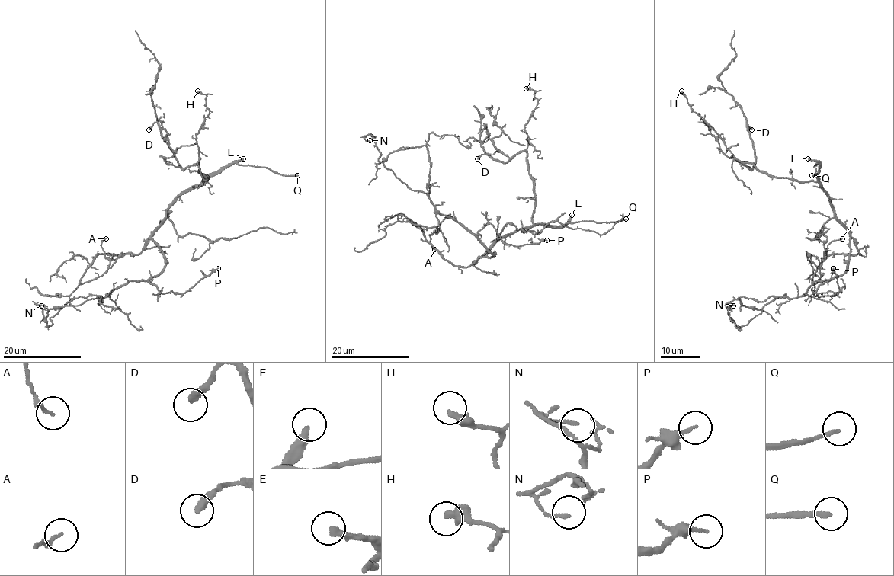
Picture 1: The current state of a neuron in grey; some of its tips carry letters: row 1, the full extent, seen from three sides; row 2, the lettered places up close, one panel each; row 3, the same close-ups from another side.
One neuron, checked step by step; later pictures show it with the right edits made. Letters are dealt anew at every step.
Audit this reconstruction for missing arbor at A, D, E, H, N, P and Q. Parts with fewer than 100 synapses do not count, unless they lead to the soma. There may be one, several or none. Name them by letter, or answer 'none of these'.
E, Q

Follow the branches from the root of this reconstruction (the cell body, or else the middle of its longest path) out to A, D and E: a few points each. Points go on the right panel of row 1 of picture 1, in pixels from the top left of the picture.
A: (829, 203), (860, 254), (828, 256), (815, 270), (814, 283), (821, 277), (819, 267), (828, 245), (842, 238)
D: (829, 203), (818, 181), (771, 177), (751, 164), (744, 165), (751, 168), (754, 164), (747, 123), (751, 129)
E: (829, 203), (828, 196), (821, 187), (818, 176), (818, 164), (808, 158)

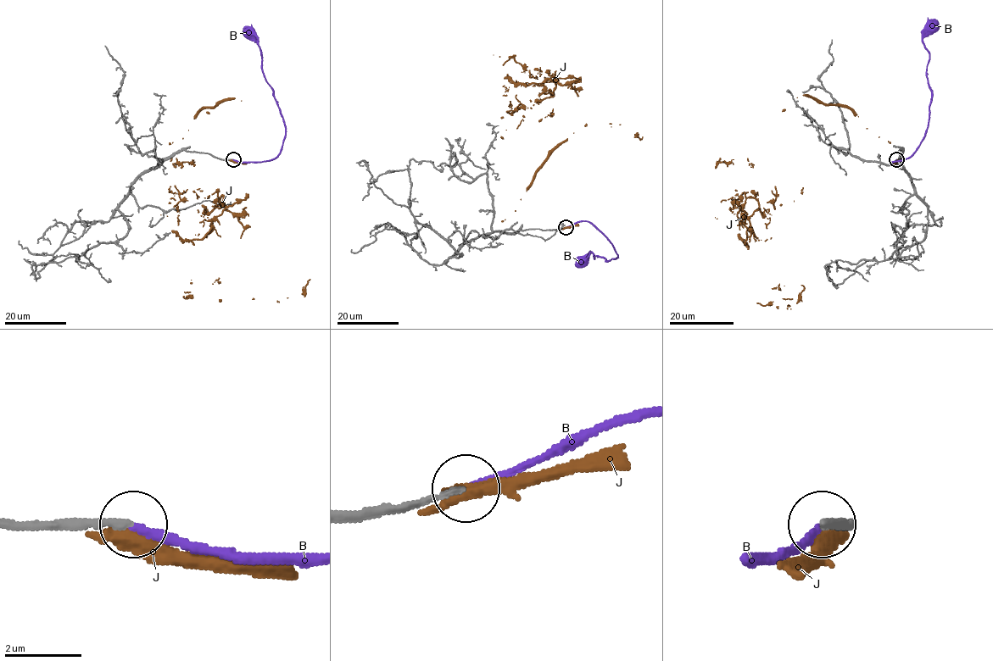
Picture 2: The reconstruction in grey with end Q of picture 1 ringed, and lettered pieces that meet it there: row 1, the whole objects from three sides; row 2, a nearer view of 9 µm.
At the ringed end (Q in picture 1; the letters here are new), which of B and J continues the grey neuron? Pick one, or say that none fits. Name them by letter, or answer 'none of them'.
B

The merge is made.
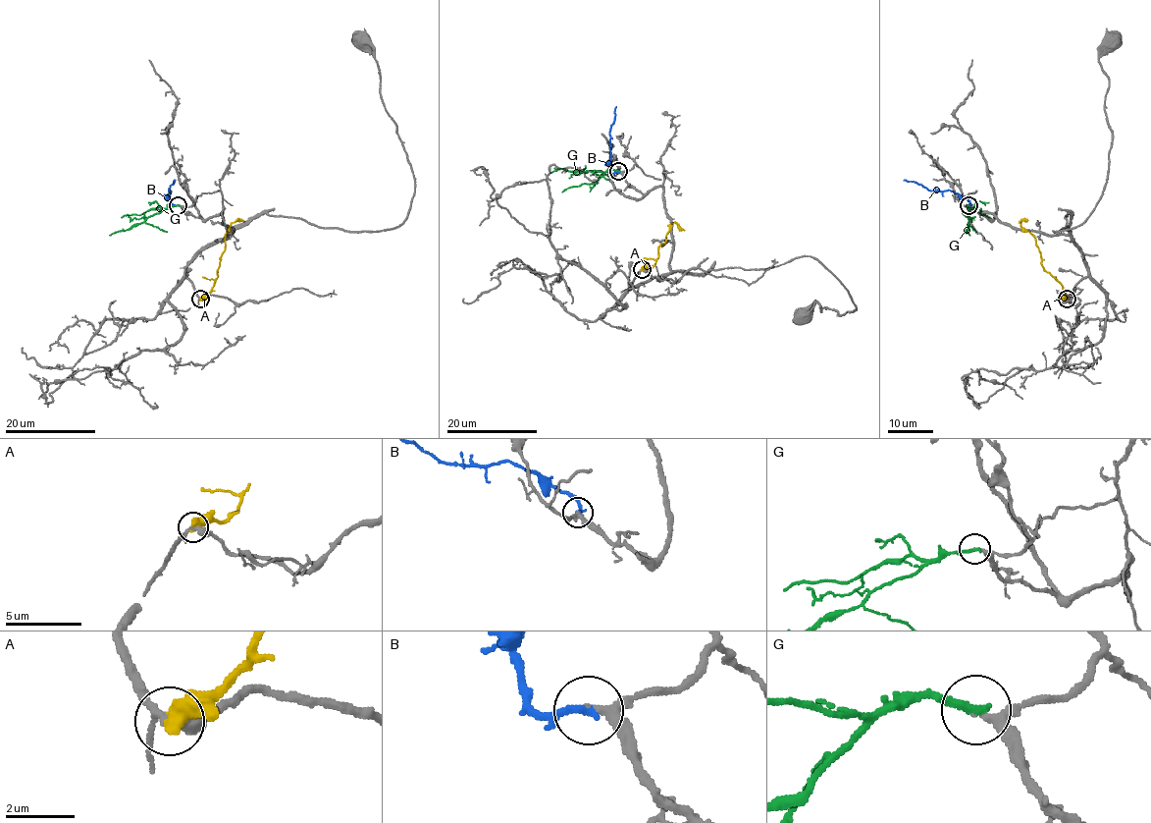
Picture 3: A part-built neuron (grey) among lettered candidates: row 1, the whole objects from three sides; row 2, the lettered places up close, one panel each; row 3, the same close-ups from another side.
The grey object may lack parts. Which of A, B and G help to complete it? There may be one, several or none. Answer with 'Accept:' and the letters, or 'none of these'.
Accept: B

